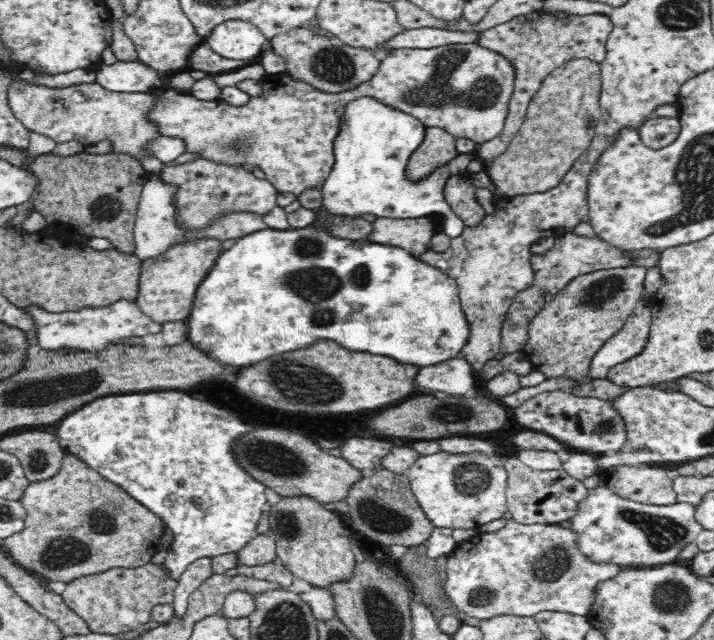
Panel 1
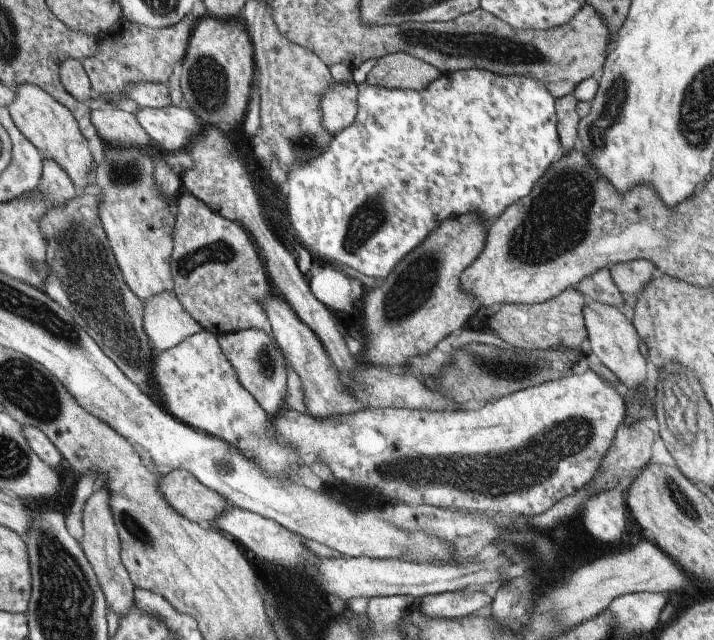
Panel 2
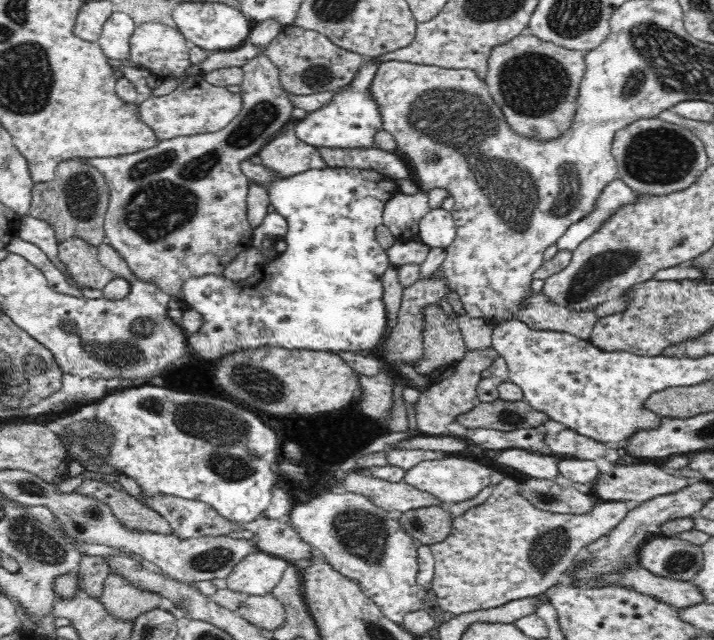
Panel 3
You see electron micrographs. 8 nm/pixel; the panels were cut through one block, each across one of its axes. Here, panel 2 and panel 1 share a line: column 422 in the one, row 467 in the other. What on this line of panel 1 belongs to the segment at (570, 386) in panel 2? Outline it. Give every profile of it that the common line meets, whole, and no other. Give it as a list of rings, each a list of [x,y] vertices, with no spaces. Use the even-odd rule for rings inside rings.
[[[440,451],[422,455],[405,474],[409,478],[411,492],[434,527],[480,531],[483,525],[508,516],[508,476],[500,457],[488,453]]]

